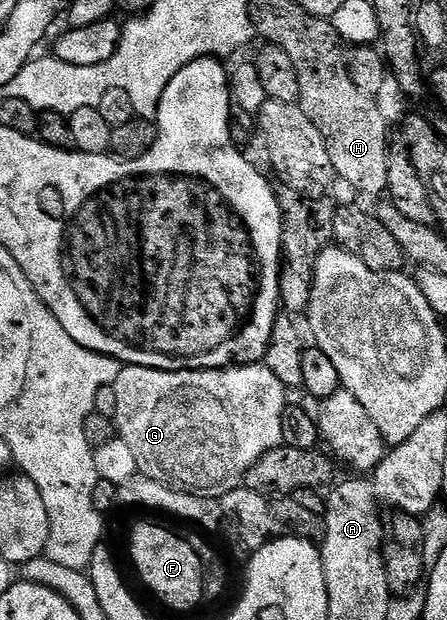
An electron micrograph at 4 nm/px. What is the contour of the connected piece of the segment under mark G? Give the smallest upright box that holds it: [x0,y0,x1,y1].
[111,362,286,501]

